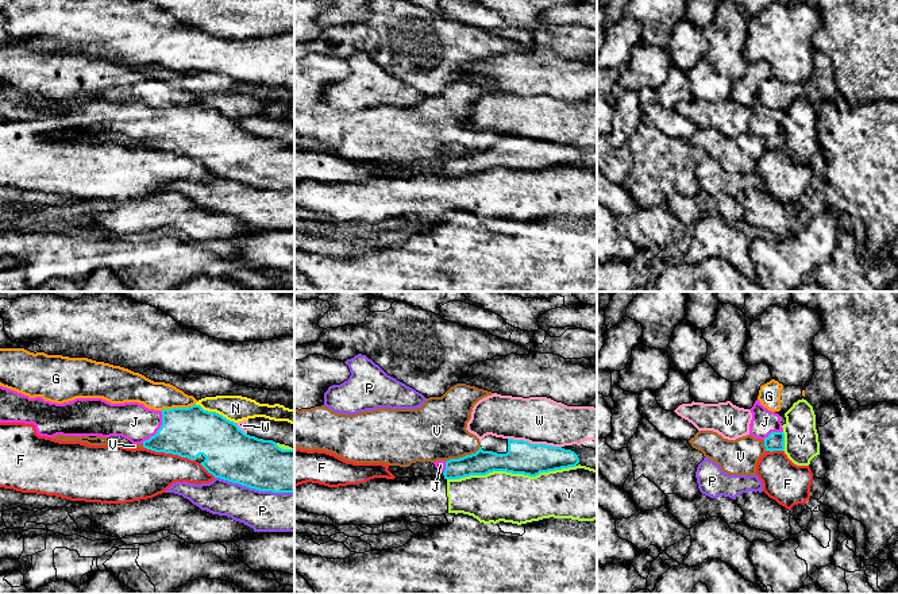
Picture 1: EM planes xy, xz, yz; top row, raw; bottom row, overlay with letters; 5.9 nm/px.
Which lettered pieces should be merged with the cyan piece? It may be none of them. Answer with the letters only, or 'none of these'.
J

